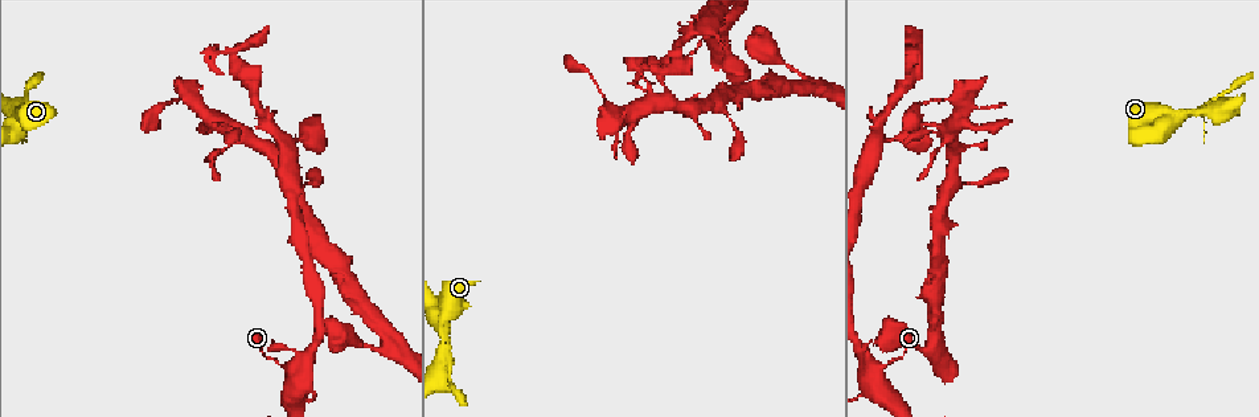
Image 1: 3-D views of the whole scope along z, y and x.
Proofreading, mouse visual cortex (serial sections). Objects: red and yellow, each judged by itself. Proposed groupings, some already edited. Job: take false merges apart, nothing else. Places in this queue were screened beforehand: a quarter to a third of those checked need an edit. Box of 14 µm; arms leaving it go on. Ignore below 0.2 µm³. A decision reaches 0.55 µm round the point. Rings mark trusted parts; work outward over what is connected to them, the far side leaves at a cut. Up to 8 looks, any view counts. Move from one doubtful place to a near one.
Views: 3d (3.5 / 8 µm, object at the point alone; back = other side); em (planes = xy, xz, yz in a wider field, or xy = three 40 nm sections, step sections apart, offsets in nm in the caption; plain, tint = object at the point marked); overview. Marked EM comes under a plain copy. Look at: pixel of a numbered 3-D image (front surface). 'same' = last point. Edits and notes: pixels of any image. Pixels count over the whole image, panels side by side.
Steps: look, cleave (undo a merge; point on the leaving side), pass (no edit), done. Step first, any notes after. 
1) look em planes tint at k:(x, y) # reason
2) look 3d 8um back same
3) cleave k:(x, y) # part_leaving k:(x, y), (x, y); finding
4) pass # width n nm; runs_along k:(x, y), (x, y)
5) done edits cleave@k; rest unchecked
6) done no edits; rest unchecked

look 3d 3.5um at 1:(873, 369) # sharp bend

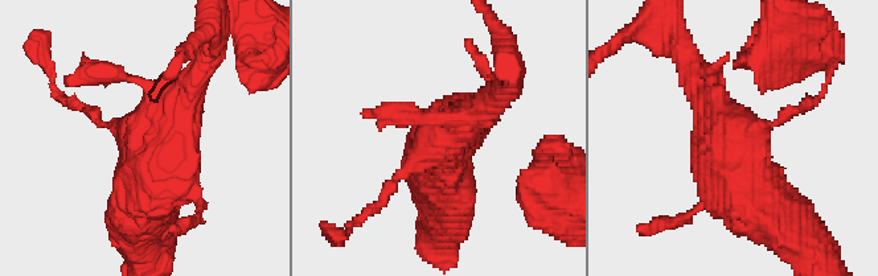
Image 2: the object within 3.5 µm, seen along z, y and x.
look em xy step 3 tint at 2:(140, 134) # shape alone is not enough

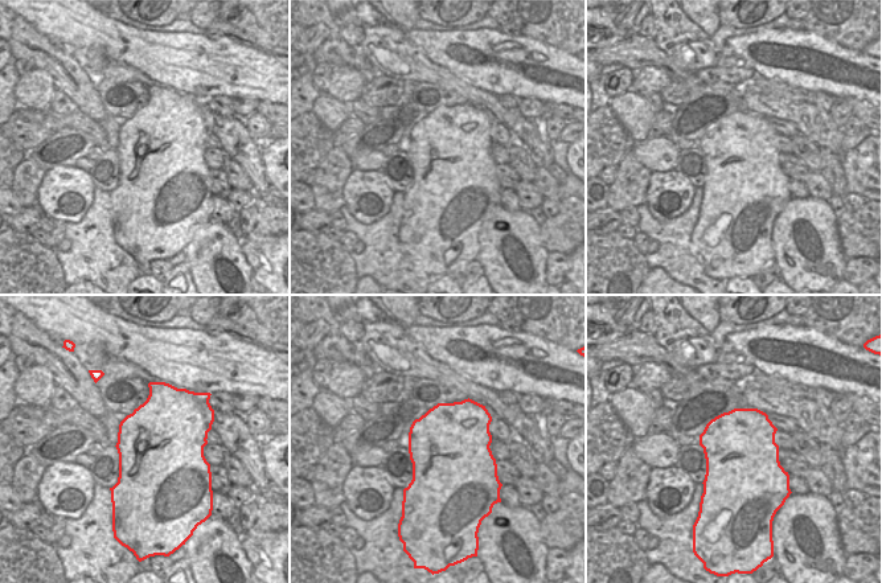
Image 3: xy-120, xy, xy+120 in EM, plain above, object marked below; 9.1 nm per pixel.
pass # runs_along 2:(381, 201), (430, 147), (495, 97); all the same cell

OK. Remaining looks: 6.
look 3d 3.5um at 1:(922, 56) # sharp bend

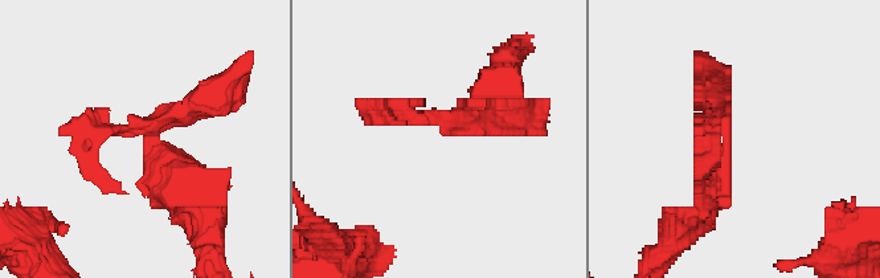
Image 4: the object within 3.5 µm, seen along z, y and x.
look em xy step 5 tint at 4:(450, 129)

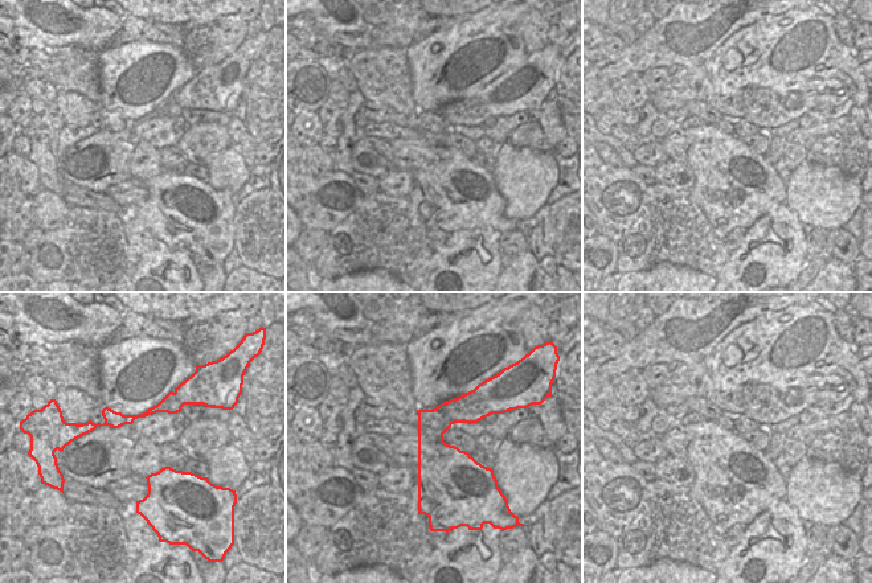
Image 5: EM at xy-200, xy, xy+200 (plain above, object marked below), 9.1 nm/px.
look em xy step 2 tint same # cut it another way

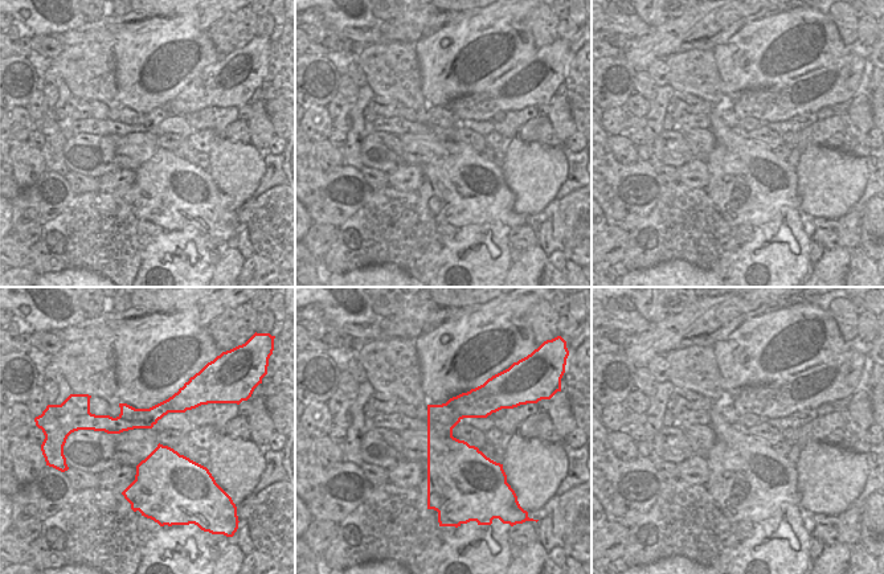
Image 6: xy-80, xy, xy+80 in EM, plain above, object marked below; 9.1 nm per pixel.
cleave 4:(102, 122) # part_leaving 4:(156, 135), (250, 54); a second cell is stuck on

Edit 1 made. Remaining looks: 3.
look overview # see it whole again

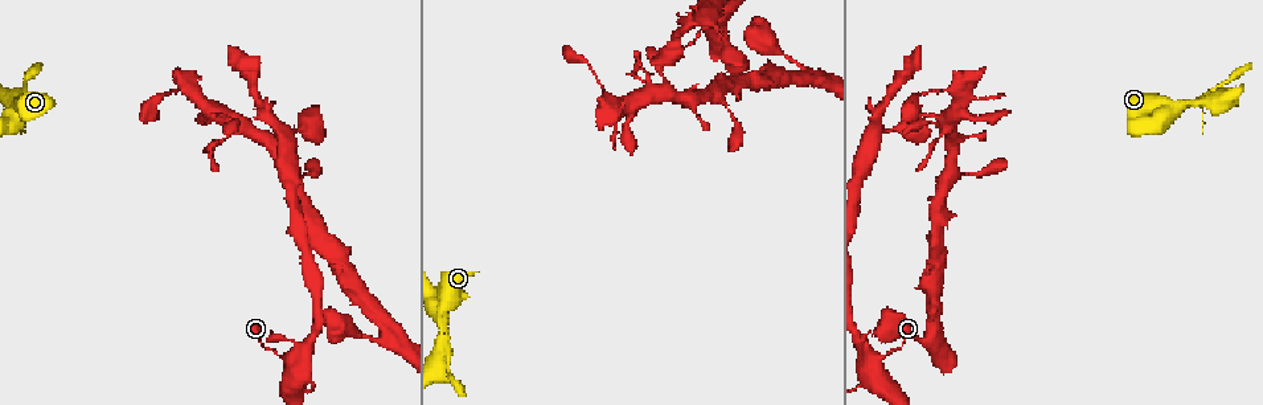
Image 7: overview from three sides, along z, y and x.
look em planes tint at 7:(439, 314) # thick turns thin

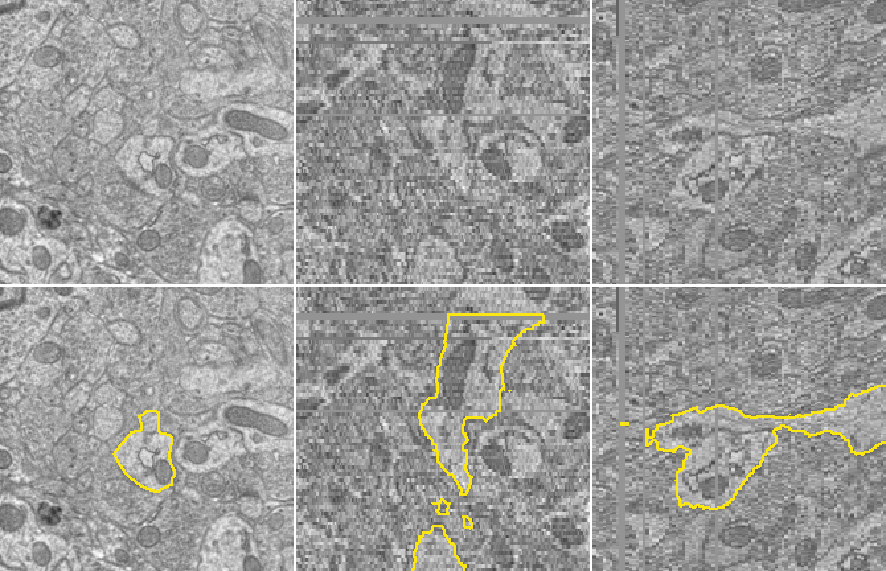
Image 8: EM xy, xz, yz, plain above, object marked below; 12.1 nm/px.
look 3d 3.5um same

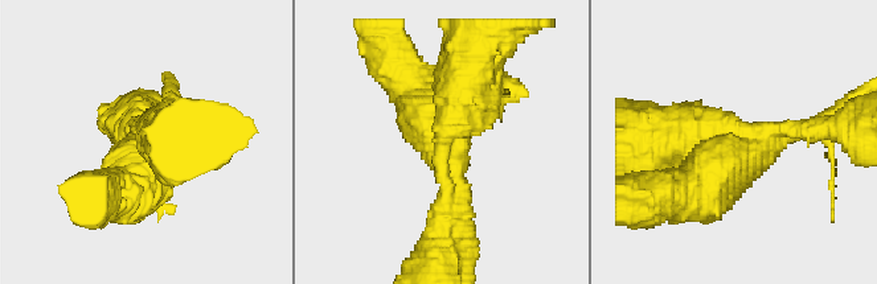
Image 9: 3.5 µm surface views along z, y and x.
cleave 9:(700, 172) # a second cell is stuck on

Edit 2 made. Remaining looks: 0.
done edits cleave@4, cleave@9; rest unchecked

